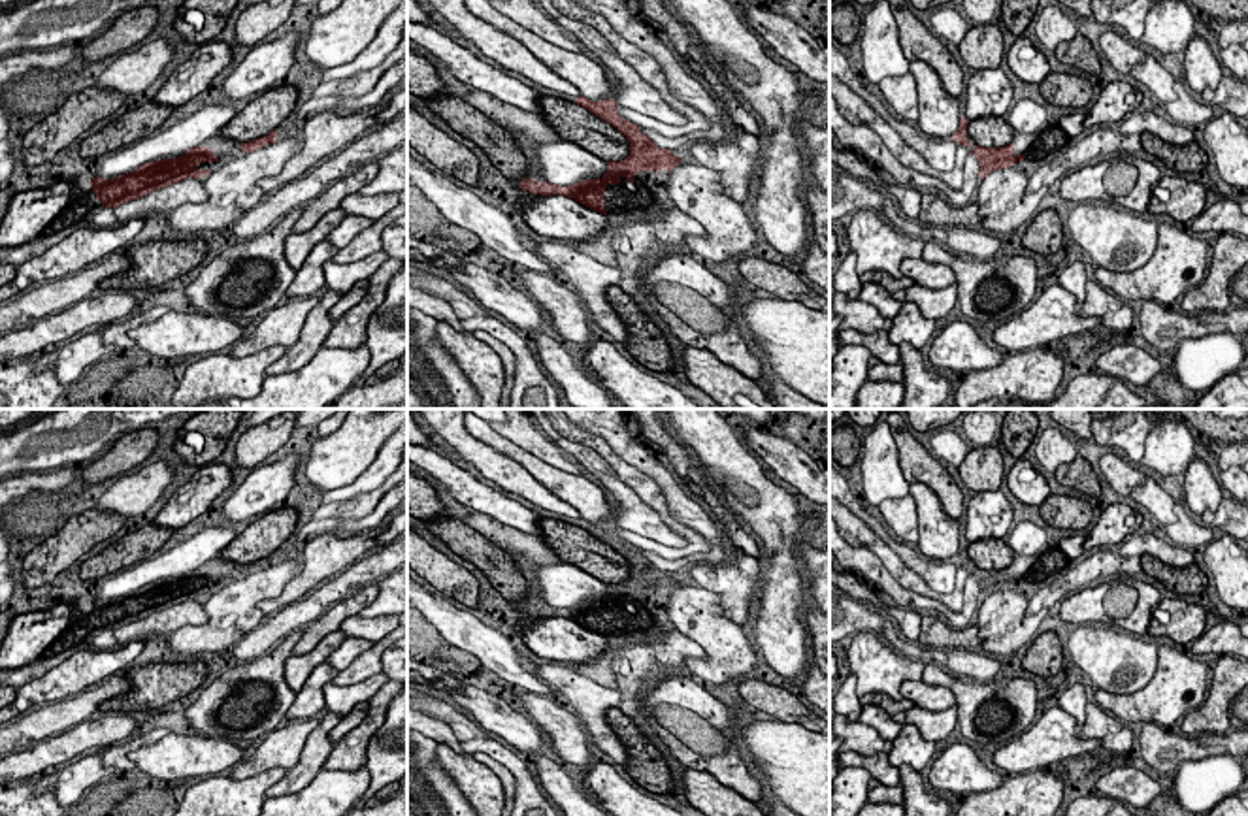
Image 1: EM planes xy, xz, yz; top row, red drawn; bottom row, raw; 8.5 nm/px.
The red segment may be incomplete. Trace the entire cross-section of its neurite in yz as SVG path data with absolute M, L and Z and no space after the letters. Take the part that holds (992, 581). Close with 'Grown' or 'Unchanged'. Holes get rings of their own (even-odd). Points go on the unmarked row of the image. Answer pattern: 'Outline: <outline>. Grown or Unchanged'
Outline: M1048 545L1033 556L1016 556L1005 569L980 569L971 573L980 588L978 599L984 601L995 592L1012 590L1031 599L1039 590L1063 579L1071 569L1071 558L1059 545Z. Grown

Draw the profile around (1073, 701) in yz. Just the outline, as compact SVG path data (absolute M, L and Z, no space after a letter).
M1084 684L1071 686L1058 699L1058 707L1076 720L1076 731L1080 731L1086 722L1086 703L1088 703L1088 697L1086 697Z

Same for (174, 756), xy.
M168 733L160 741L130 752L128 759L147 776L177 780L187 776L215 776L224 769L236 767L241 756L243 748L236 743L196 733Z

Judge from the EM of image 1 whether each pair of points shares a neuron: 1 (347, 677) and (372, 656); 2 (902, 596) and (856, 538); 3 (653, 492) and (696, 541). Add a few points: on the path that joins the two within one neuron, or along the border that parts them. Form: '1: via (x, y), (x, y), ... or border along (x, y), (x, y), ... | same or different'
1: via (353, 673), (366, 662) | same
2: border along (849, 543), (868, 547), (892, 577) | different
3: via (660, 505), (683, 530) | same

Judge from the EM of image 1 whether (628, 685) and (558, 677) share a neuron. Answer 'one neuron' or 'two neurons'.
two neurons

